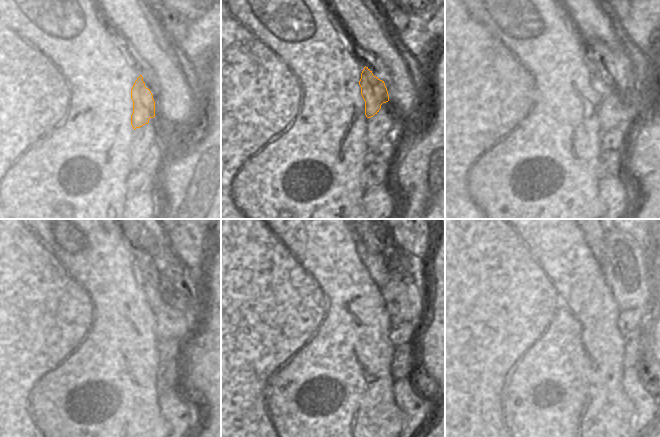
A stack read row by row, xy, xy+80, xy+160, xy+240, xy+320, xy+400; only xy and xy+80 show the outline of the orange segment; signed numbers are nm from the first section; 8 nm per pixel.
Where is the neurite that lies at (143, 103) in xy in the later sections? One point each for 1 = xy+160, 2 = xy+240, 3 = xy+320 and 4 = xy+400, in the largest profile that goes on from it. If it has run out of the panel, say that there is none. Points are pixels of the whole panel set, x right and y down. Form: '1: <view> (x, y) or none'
1: xy+160 (603, 85)
2: xy+240 (149, 272)
3: xy+320 (369, 242)
4: xy+400 (609, 254)

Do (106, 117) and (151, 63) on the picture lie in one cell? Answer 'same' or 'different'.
different

